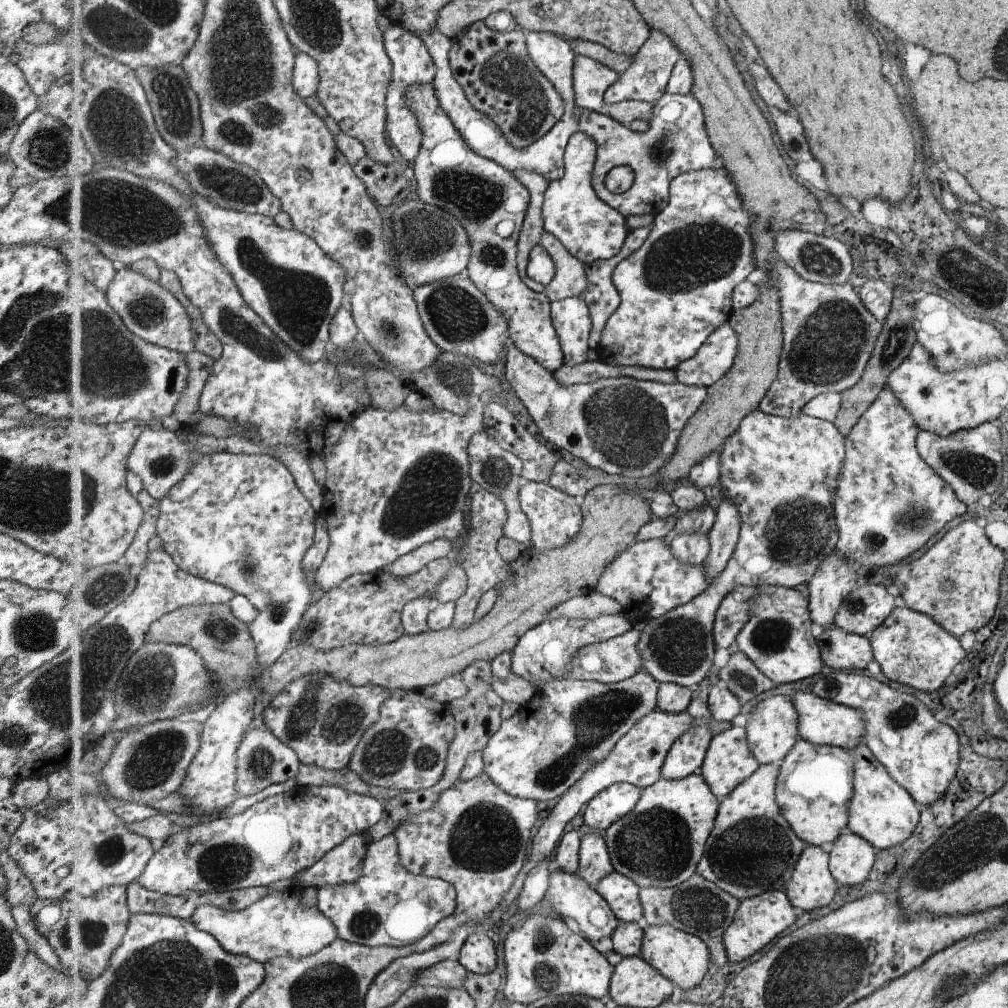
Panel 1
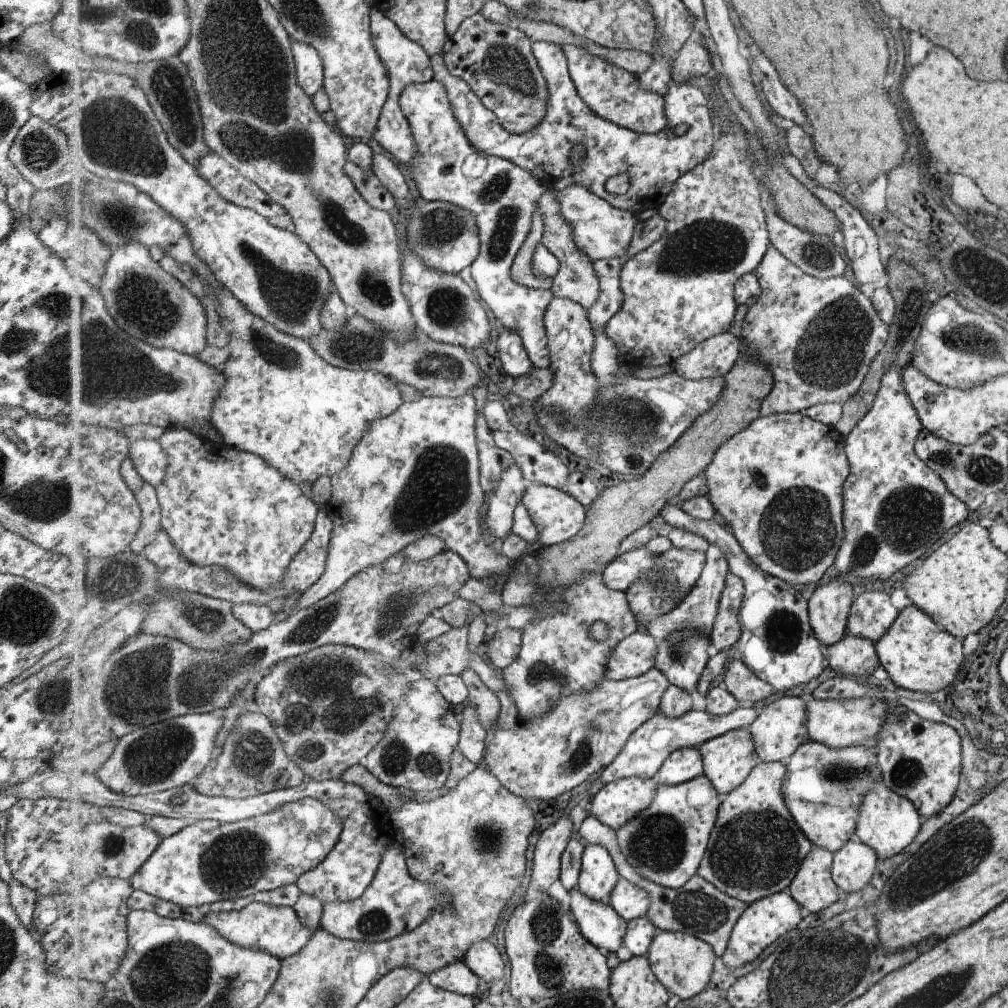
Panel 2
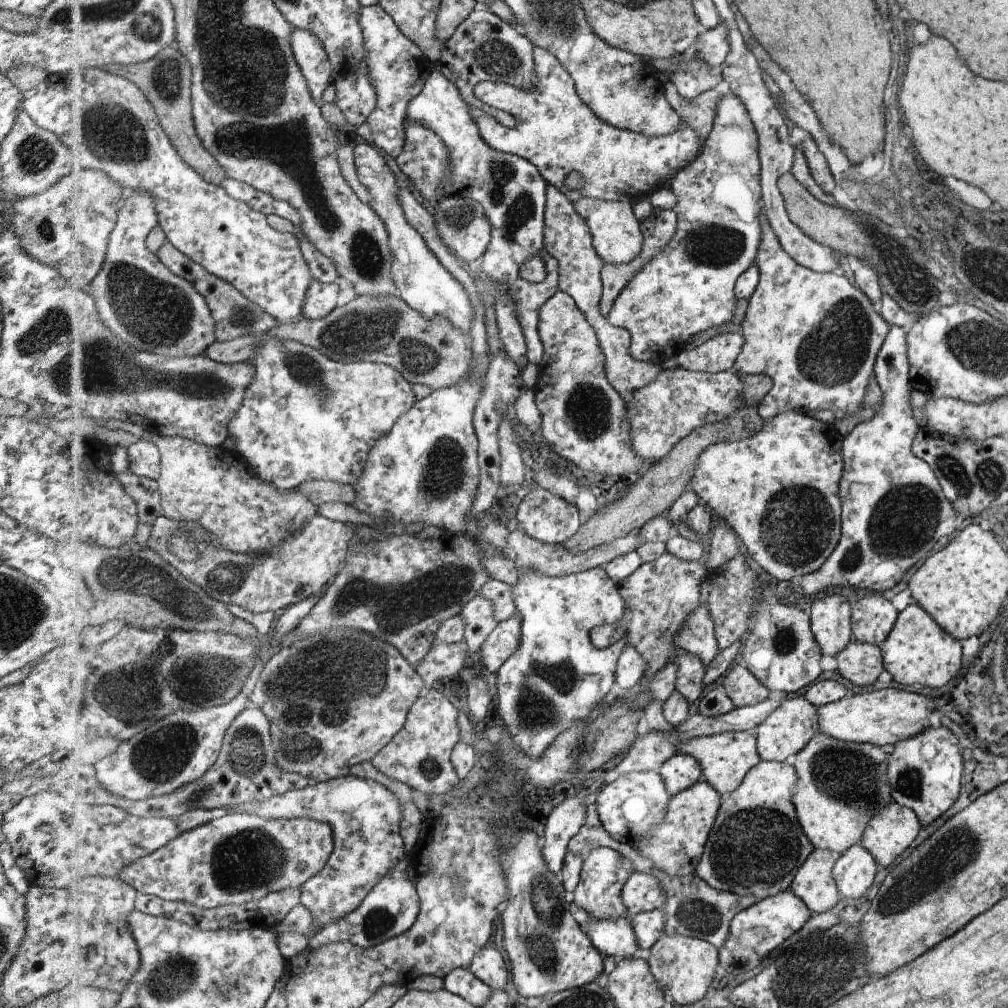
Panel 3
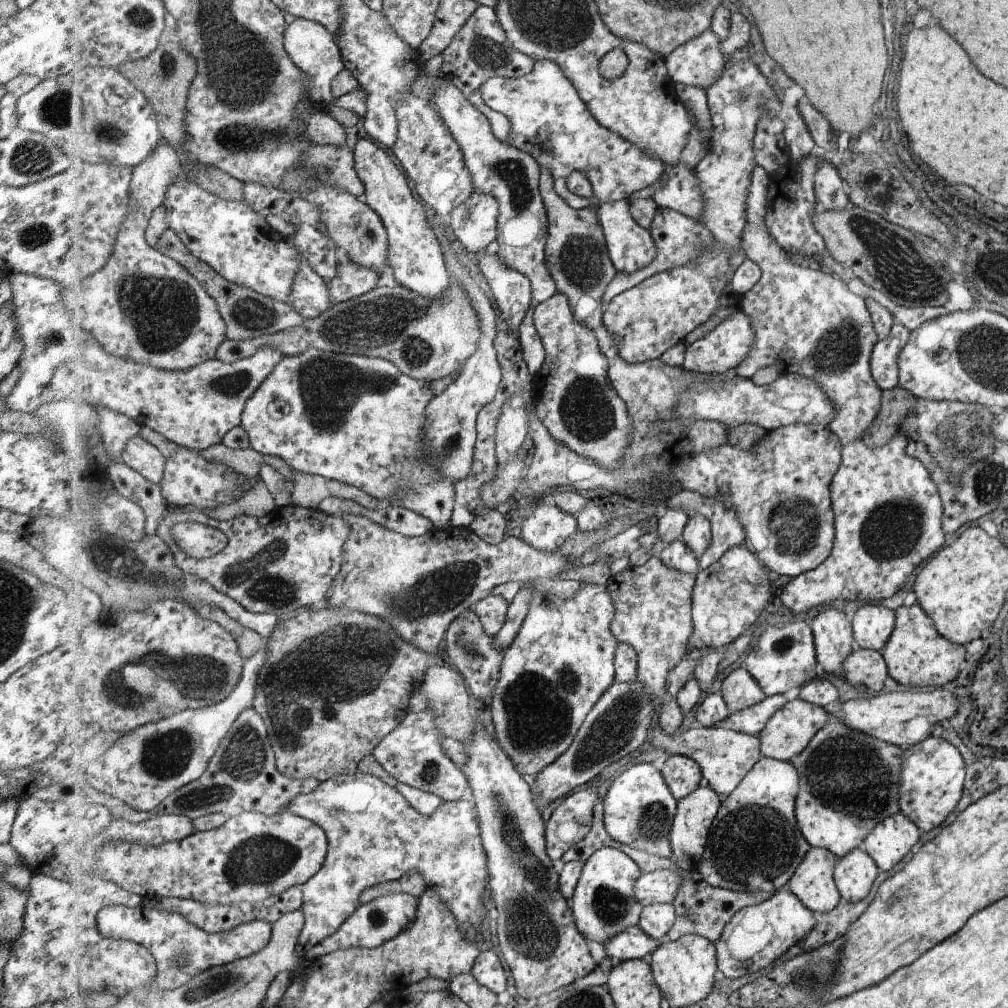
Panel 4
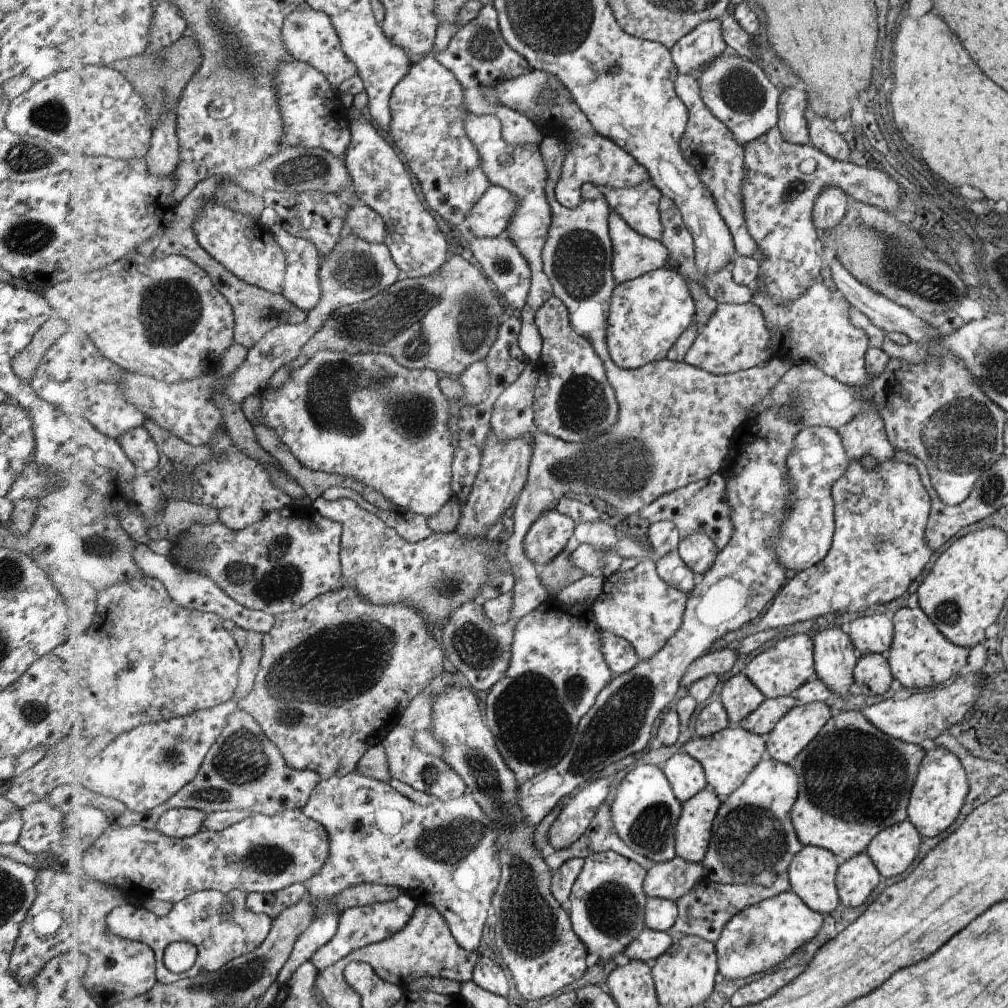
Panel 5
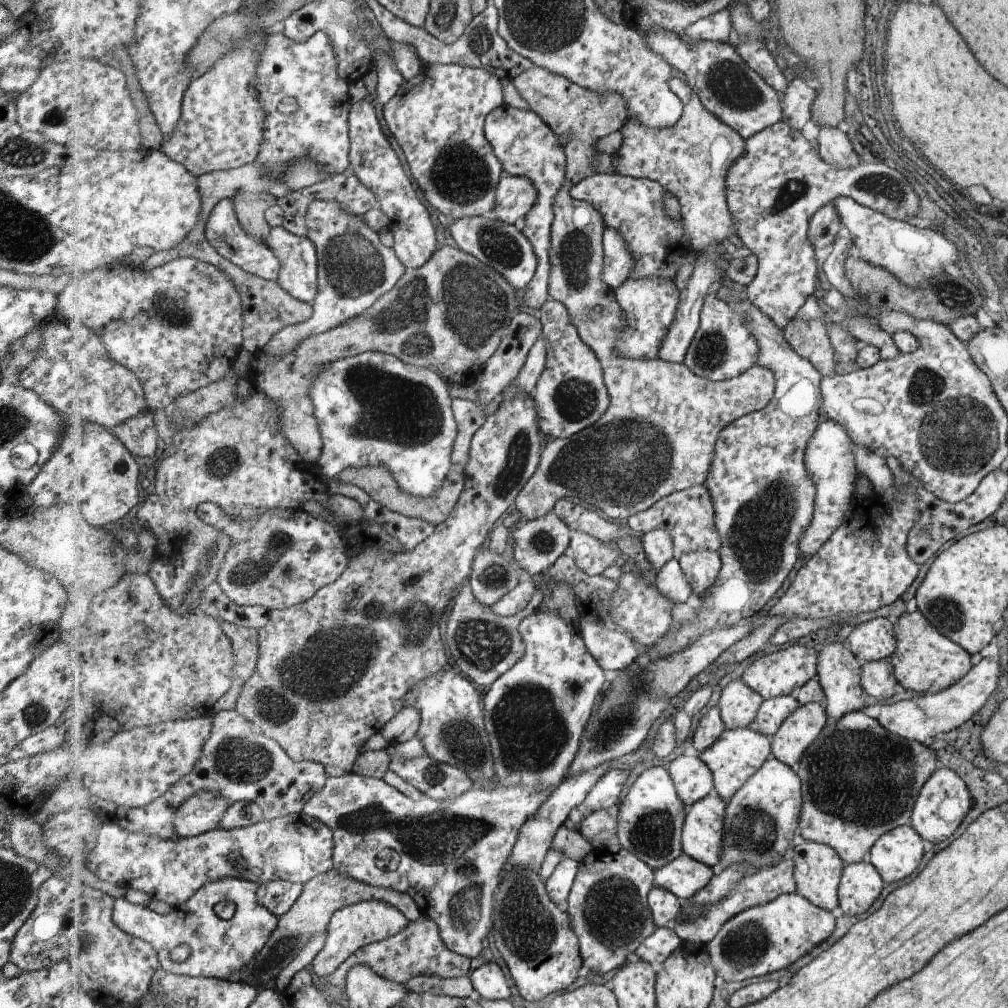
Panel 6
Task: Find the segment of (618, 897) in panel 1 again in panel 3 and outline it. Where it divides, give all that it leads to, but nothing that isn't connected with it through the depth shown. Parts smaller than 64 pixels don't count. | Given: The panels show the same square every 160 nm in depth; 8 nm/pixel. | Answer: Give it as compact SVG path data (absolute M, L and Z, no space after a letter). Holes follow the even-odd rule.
M637 871L625 884L622 896L631 918L646 911L662 909L667 902L667 892L661 882L651 874Z

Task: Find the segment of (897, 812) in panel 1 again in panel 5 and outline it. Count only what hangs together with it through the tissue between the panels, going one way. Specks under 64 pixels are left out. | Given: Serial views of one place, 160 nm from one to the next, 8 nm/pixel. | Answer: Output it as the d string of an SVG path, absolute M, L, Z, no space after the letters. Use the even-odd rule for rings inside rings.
M905 820L883 830L871 840L866 854L878 866L879 873L889 878L905 872L915 862L919 842L918 830Z

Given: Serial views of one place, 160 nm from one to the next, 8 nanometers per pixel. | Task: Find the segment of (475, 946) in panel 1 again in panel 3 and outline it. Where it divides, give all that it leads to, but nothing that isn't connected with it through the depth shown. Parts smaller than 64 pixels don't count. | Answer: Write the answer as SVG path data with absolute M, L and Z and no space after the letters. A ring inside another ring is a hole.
M488 944L475 954L470 968L491 989L505 990L507 988L509 970L507 970L507 964L505 964L501 952L497 948L493 948L493 944Z

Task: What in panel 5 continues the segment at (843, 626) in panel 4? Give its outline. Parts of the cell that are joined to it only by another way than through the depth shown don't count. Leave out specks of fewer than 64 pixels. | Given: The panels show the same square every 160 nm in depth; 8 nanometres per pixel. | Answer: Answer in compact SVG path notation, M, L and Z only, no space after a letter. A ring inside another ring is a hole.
M830 626L814 637L816 678L823 680L843 699L857 690L854 671L860 657L850 634L839 628Z

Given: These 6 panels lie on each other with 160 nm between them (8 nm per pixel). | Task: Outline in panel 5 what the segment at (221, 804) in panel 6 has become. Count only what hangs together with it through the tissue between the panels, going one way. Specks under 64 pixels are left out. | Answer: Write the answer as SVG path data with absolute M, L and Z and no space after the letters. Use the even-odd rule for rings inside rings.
M181 808L169 810L161 816L155 830L169 838L187 838L204 829L208 813L203 810Z

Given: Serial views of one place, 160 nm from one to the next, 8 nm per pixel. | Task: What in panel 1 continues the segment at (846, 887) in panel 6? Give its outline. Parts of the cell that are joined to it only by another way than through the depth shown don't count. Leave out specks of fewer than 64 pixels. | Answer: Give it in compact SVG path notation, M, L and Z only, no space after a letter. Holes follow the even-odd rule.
M843 830L828 850L831 872L840 885L855 886L868 880L877 859L877 848L868 840L851 830Z

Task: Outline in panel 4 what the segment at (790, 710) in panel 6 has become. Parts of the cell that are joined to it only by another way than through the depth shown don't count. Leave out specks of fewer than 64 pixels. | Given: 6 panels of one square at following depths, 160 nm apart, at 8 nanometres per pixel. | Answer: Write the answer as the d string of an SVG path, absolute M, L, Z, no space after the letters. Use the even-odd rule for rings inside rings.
M785 694L770 696L751 708L732 713L716 726L759 736L773 715L777 714L787 703Z

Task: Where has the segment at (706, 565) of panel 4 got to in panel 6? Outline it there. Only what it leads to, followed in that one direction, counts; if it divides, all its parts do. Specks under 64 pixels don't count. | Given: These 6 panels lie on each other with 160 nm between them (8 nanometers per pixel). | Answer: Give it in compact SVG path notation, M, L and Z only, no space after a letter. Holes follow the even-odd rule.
M705 484L674 492L660 500L646 511L634 514L628 519L631 530L642 535L655 529L667 531L674 540L674 558L679 559L687 553L701 549L718 551L722 547L722 536L715 522L716 512L711 491Z

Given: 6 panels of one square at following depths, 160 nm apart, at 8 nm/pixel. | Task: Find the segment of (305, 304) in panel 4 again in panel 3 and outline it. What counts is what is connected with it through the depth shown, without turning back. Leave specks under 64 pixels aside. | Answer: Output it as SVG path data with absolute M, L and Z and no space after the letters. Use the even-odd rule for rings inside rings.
M313 280L310 291L307 292L305 318L321 320L337 309L337 294L339 284L321 283Z

